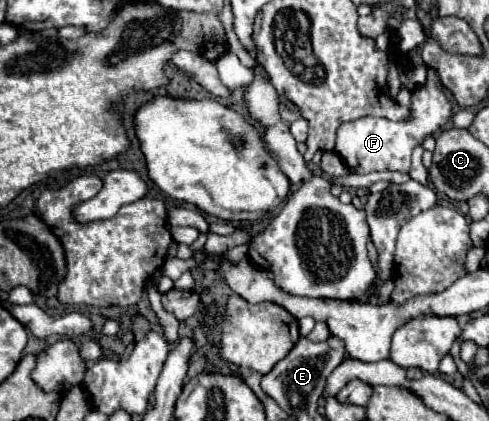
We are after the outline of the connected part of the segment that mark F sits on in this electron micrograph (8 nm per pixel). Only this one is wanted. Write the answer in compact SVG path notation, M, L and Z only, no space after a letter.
M428 71L428 79L422 87L412 93L412 115L408 121L388 121L380 117L362 117L356 121L342 123L336 131L334 151L346 161L346 165L354 173L370 173L370 171L410 171L410 153L416 145L424 141L424 137L442 129L450 121L450 101L446 99L438 77L434 71Z

